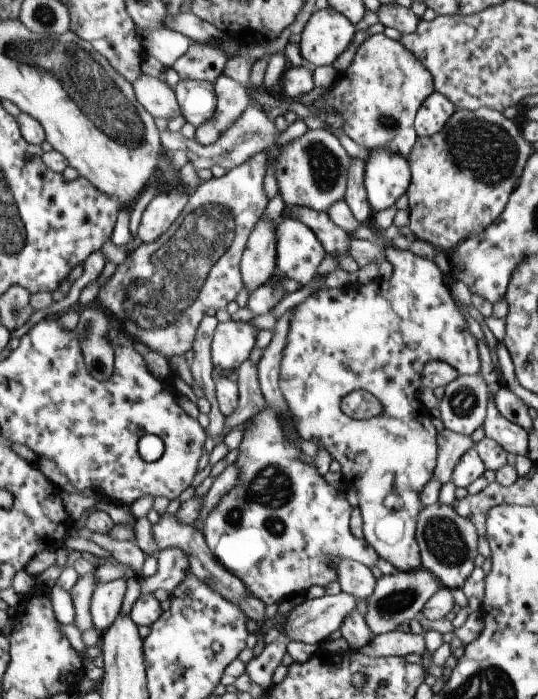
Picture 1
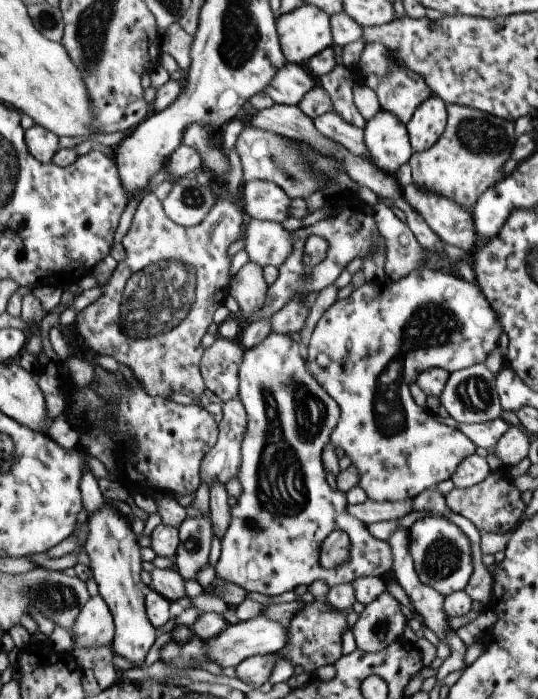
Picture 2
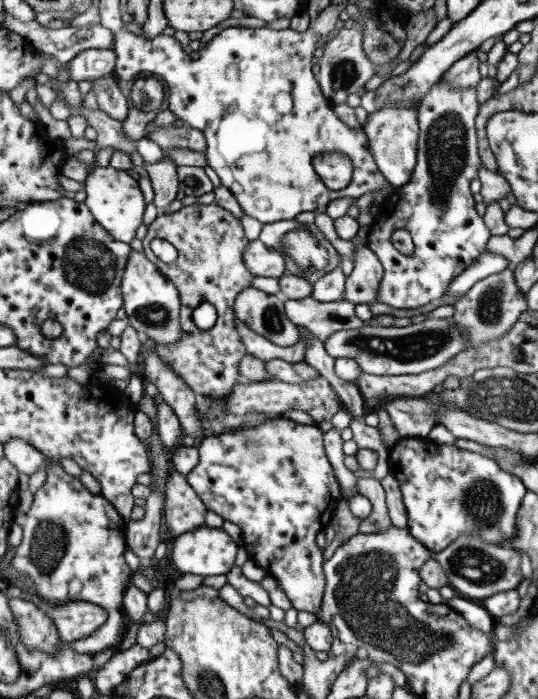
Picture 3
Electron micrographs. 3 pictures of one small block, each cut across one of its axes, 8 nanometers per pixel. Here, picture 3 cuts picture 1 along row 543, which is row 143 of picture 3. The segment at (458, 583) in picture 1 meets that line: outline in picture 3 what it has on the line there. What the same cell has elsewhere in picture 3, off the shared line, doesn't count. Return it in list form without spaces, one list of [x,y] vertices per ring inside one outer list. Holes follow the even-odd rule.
[[[441,76],[429,87],[429,91],[417,105],[419,132],[416,143],[417,158],[409,182],[400,187],[393,187],[391,194],[387,194],[385,200],[376,205],[374,211],[379,216],[372,219],[366,234],[367,248],[377,256],[383,269],[375,302],[387,304],[391,308],[403,308],[403,310],[419,308],[435,298],[441,298],[449,282],[457,278],[479,254],[485,251],[485,242],[491,236],[475,211],[475,201],[471,197],[472,192],[469,188],[470,180],[477,177],[480,167],[474,128],[474,118],[480,104],[477,103],[475,88],[451,87]],[[395,230],[406,230],[409,233],[413,253],[404,255],[395,250],[392,242],[389,241],[391,232]]]

